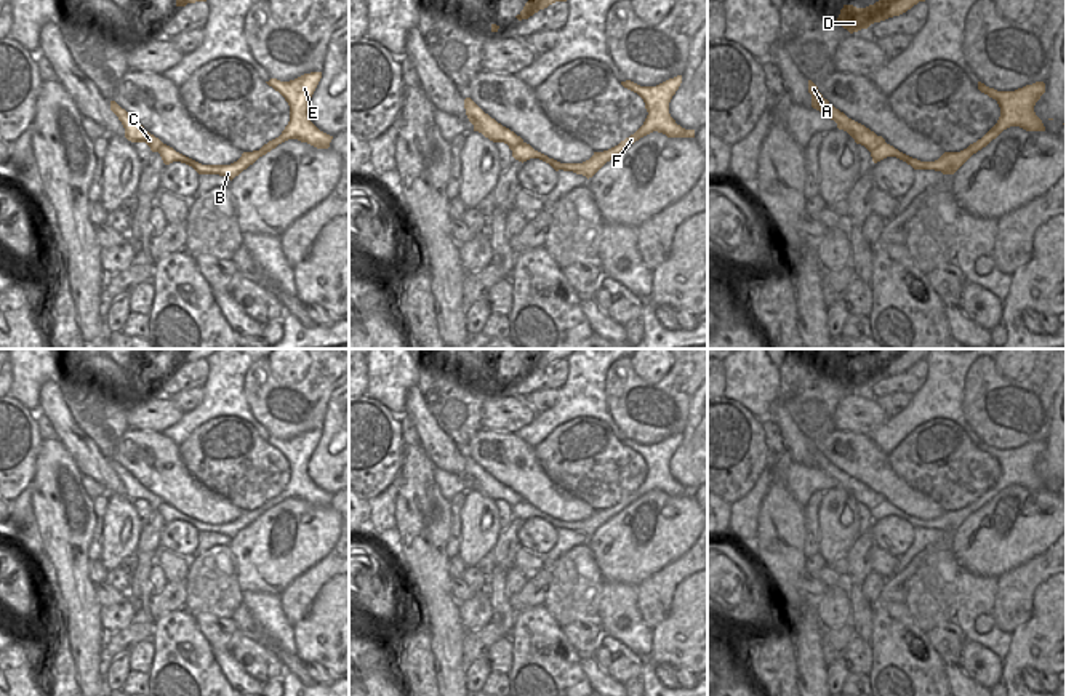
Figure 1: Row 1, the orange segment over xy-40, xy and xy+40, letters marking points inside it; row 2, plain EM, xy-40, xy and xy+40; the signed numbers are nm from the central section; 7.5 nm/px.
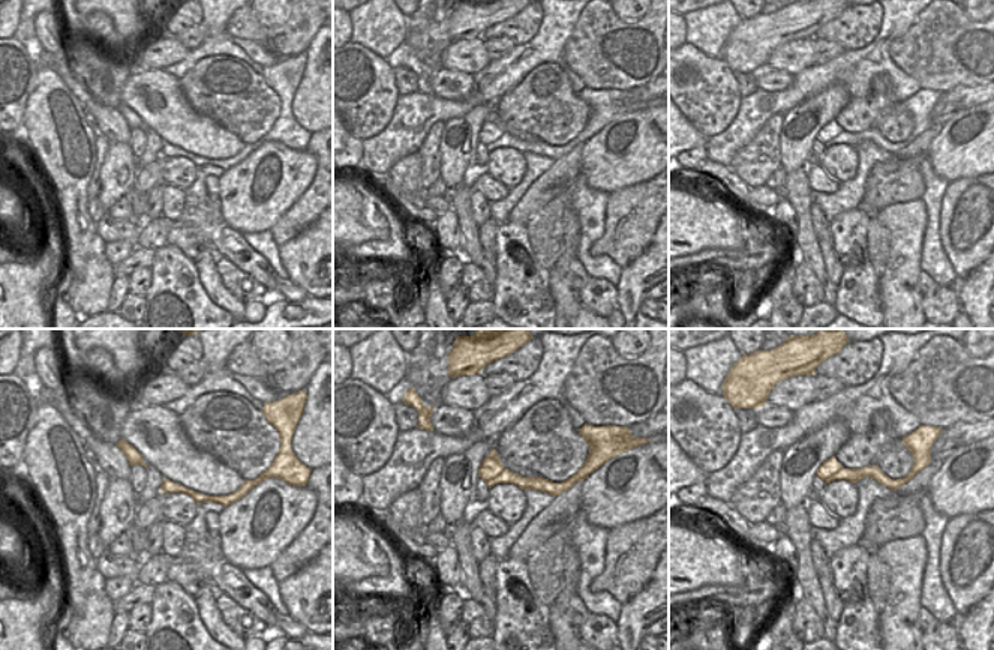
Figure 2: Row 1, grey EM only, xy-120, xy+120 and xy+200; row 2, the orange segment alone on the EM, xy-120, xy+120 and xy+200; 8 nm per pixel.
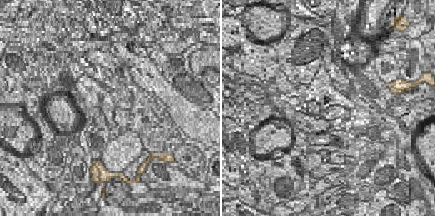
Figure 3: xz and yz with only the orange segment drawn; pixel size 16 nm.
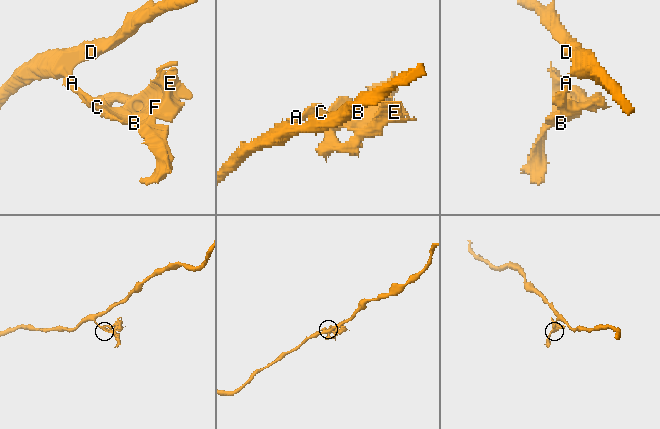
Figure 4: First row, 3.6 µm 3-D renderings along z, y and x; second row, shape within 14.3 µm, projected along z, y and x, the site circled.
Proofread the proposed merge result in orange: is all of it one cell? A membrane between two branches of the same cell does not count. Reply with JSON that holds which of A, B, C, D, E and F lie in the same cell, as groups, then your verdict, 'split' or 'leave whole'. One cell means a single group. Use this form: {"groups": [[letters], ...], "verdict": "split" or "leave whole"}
{"groups": [["A", "C", "D"], ["B", "E", "F"]], "verdict": "split"}

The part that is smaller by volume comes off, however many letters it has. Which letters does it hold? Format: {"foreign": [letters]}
{"foreign": ["B", "E", "F"]}

